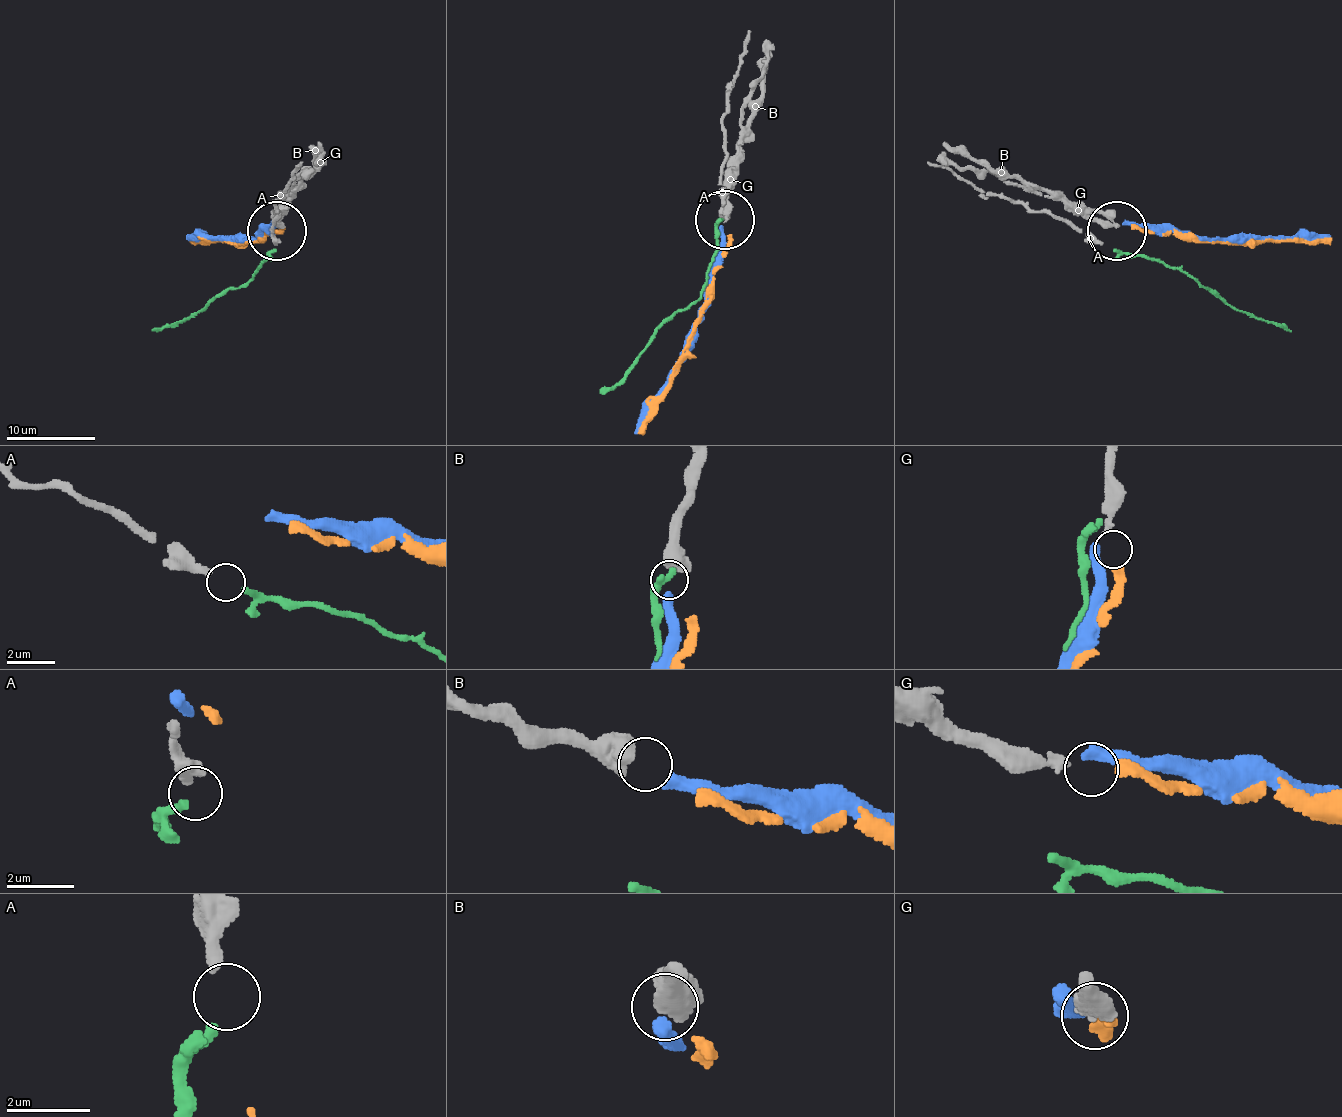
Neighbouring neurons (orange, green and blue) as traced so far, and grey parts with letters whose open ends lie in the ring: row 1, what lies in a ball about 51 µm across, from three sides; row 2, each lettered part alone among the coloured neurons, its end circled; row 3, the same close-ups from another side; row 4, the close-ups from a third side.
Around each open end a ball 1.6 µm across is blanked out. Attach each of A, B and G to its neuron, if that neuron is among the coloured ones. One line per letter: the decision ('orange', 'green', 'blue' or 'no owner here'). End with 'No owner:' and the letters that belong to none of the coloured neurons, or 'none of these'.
A: green
B: blue
G: orange
No owner: none of these

